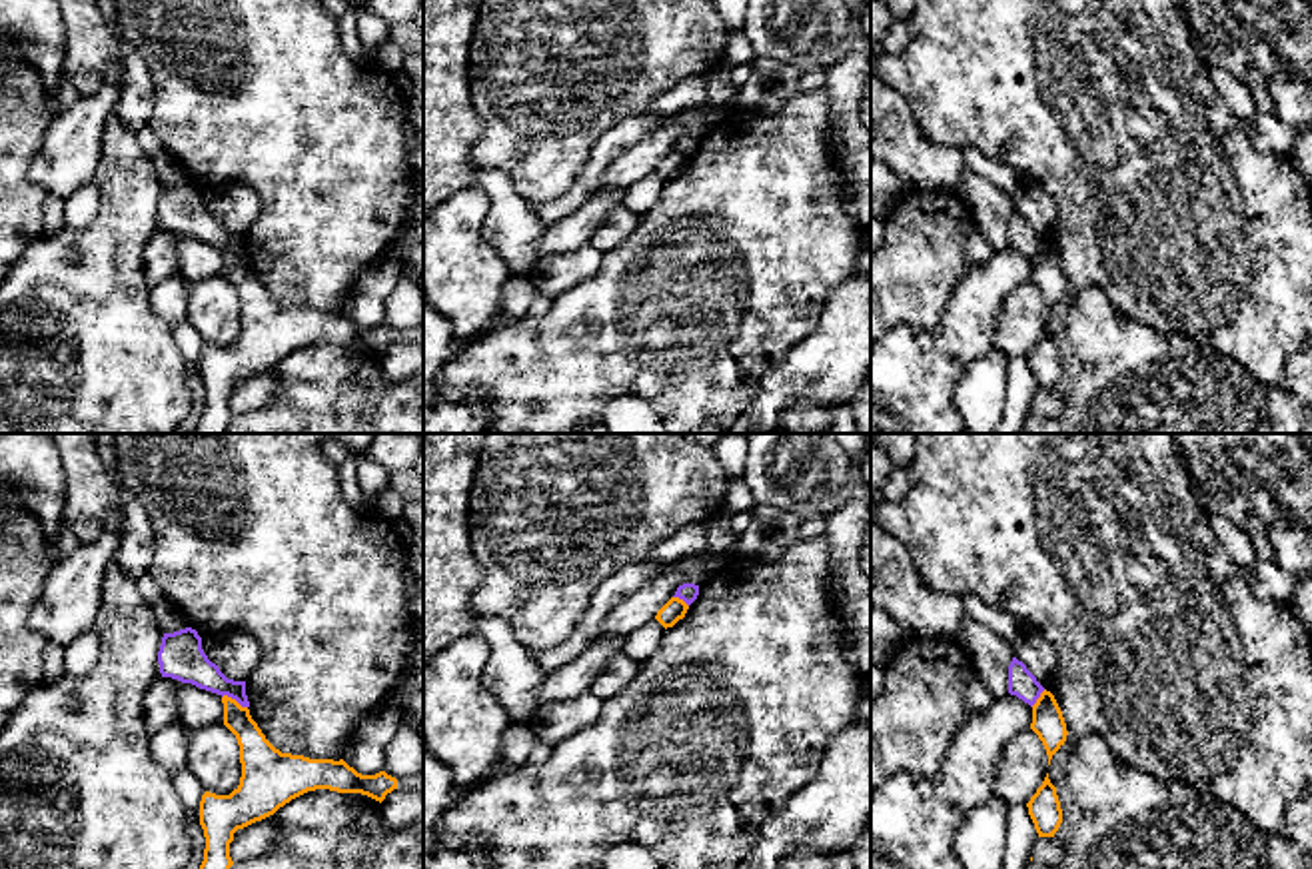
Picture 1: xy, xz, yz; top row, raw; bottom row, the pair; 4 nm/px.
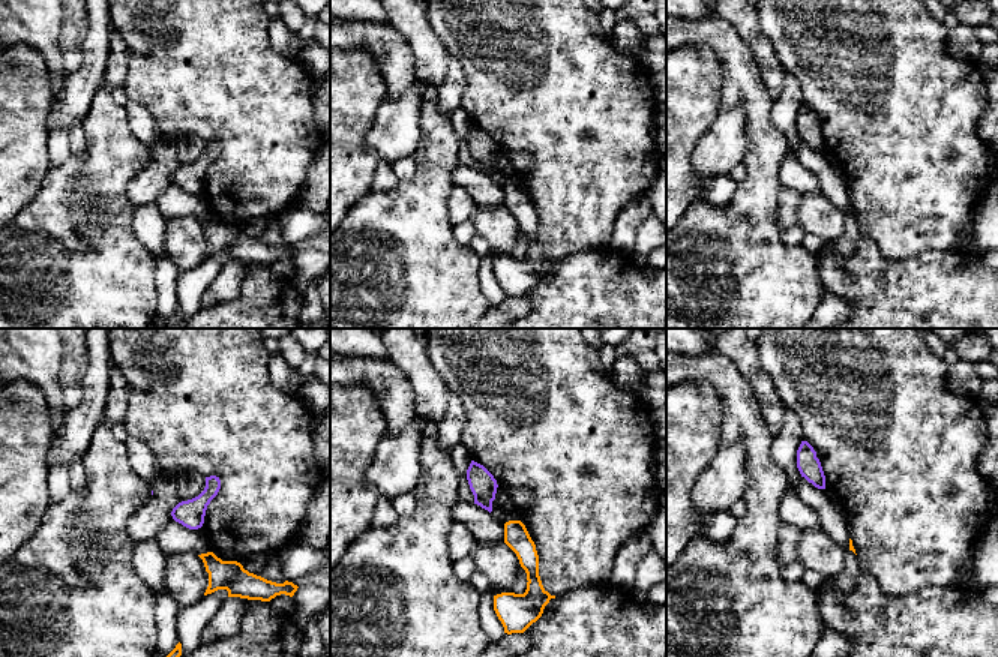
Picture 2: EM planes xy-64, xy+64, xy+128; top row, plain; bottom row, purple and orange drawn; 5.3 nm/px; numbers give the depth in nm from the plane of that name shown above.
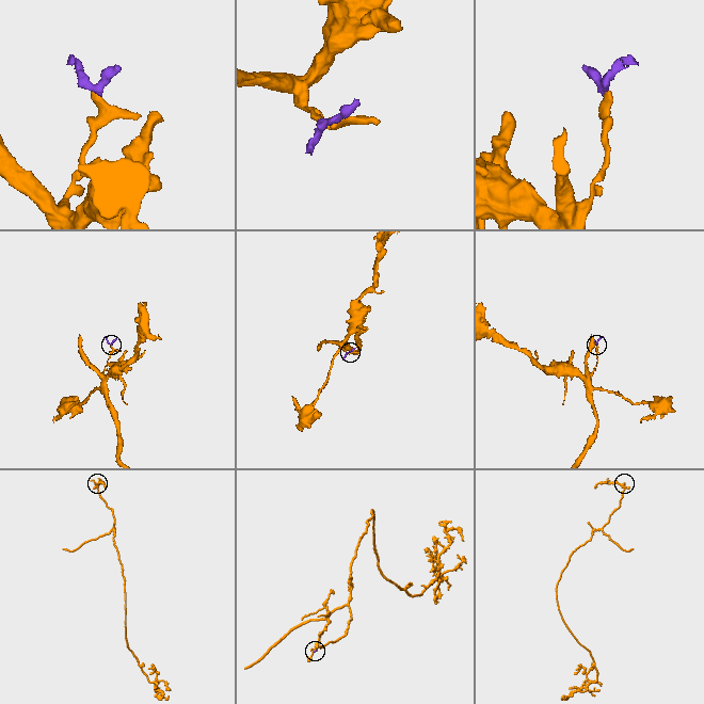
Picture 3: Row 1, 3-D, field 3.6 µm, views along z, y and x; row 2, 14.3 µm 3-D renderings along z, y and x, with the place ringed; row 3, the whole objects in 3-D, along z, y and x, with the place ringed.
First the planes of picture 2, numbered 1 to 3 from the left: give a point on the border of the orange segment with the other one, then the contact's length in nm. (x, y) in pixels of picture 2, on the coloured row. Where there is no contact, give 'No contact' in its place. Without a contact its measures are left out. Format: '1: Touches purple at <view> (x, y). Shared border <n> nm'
1: No contact
2: No contact
3: No contact

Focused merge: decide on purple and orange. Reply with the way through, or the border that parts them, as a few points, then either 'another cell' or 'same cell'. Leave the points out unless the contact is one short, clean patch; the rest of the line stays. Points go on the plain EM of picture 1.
along xy (222, 248), (230, 248), (246, 260) | another cell

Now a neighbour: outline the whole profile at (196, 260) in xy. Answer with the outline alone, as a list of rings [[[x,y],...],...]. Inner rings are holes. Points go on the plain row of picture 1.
[[[182,236],[176,244],[178,274],[188,282],[224,276],[222,248]]]

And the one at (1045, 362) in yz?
[[[1048,326],[1026,360],[1038,390],[1054,390],[1062,376],[1062,362],[1056,340],[1050,336]]]

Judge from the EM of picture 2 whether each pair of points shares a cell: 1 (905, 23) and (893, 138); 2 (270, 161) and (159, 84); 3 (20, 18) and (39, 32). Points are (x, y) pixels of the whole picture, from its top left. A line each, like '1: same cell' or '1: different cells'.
1: same cell
2: same cell
3: same cell

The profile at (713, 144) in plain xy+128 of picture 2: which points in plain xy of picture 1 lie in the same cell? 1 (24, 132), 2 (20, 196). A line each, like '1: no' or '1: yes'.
1: no
2: no

